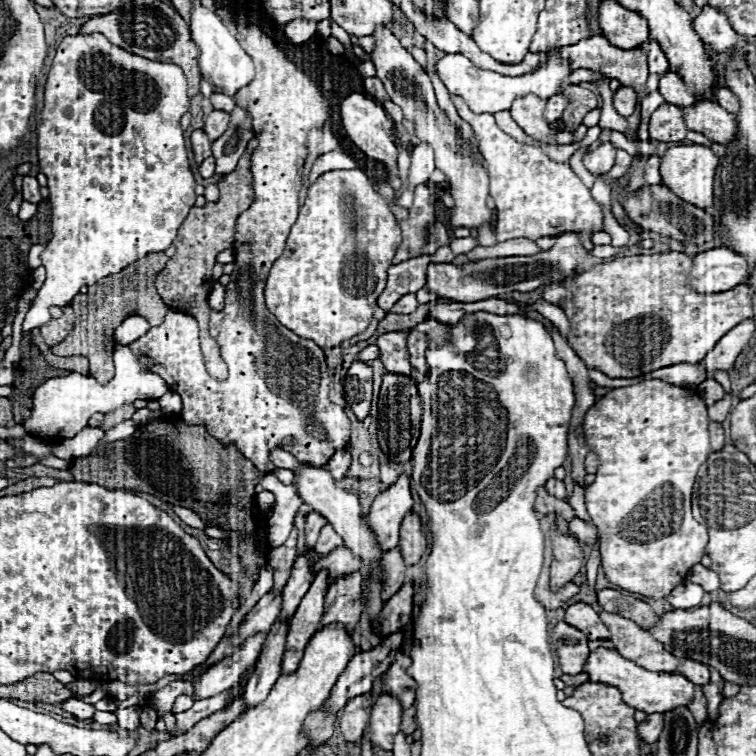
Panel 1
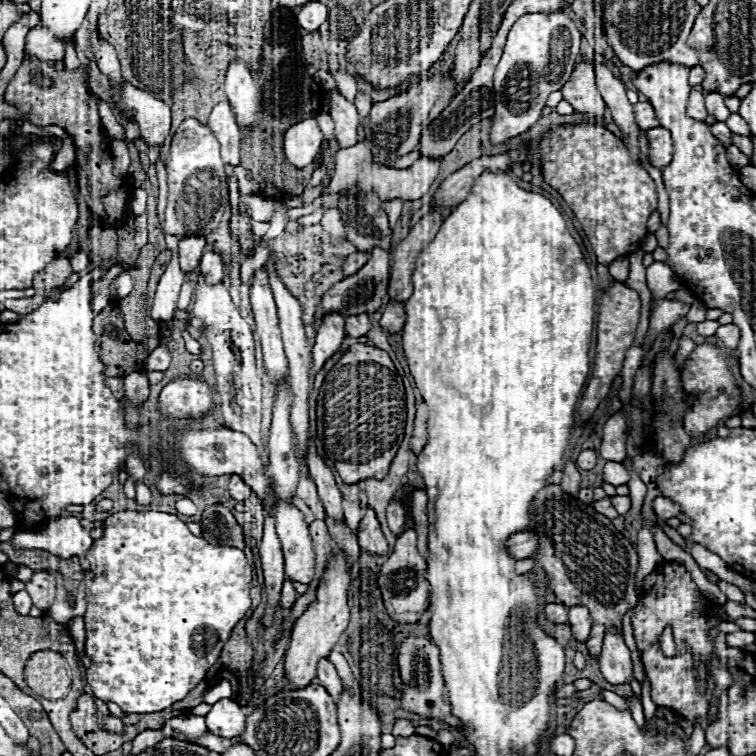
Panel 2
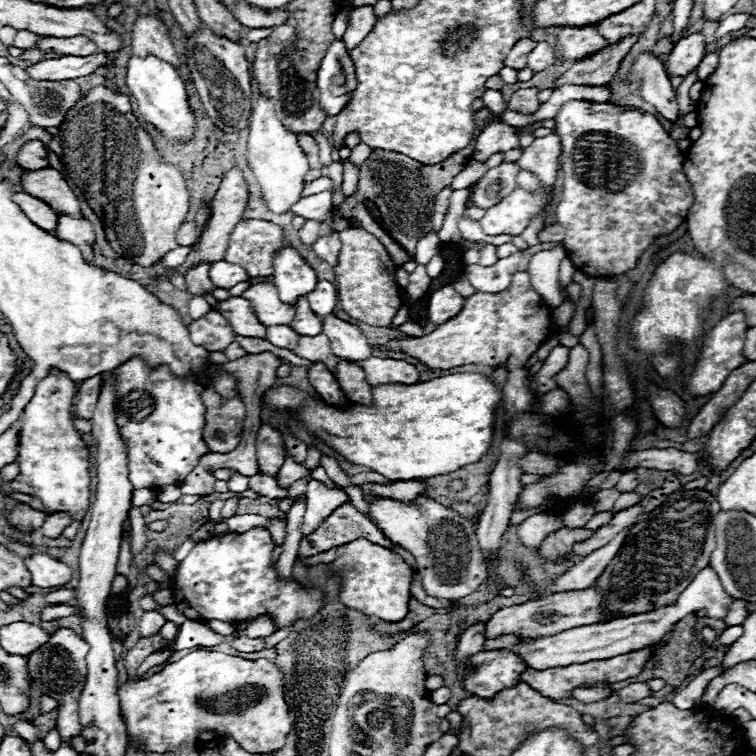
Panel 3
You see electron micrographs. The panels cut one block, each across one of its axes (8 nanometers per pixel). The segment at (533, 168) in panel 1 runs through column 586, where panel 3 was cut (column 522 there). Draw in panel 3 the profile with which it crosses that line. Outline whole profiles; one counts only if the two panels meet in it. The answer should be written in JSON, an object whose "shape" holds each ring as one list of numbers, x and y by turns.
{"shape":[[516,186,512,196,506,196,500,204,486,210,480,226,488,236,518,236,530,224,530,218,544,208,544,204,544,192,526,192,524,188]]}

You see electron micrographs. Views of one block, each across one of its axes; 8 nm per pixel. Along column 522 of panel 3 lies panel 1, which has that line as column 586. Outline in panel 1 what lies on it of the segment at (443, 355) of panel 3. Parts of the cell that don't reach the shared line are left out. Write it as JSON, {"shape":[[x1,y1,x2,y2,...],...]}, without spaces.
{"shape":[[666,252,666,254,652,254,652,256,624,256,624,258,616,258,612,262,606,262,606,264,598,264,592,270,578,274,572,282,566,282,566,288,572,294,572,298,566,300,562,304,562,308,564,308,564,312,570,320,570,332,568,332,570,346,578,352,578,356,582,356,582,360,590,368,596,368,610,378,634,378,634,376,640,376,642,372,652,372,652,370,658,370,658,368,664,368,664,366,674,366,674,364,680,364,680,362,692,362,692,364,700,362,706,356,706,352,710,352,710,348,714,348,714,344,726,332,730,332,730,328,734,328,742,320,754,316,754,310,752,310,754,288,752,286,736,286,734,290,726,290,726,292,718,292,718,294,692,292,690,286,688,286,690,266,692,266,692,260,684,252]]}

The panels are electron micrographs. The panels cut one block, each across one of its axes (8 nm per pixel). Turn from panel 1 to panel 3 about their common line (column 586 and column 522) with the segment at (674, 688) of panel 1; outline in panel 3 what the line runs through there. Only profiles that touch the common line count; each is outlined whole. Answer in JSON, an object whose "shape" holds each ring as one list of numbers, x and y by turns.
{"shape":[[482,650,470,658,474,674,466,680,466,692,480,698,494,698,498,692,520,682,520,674,528,668,512,650]]}

